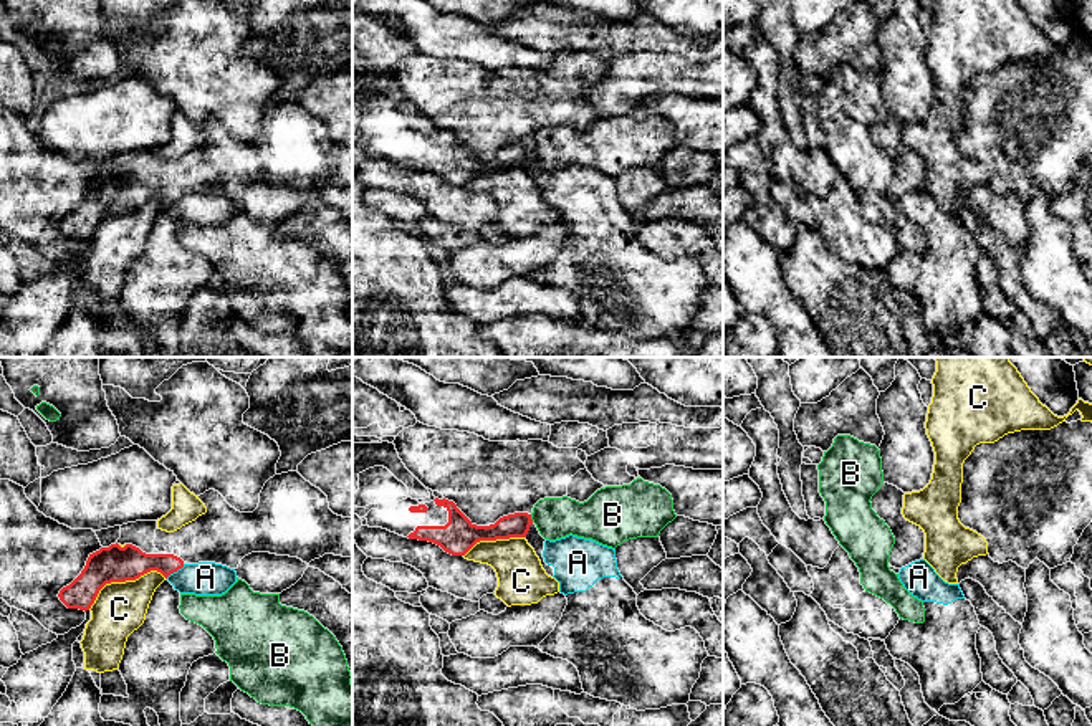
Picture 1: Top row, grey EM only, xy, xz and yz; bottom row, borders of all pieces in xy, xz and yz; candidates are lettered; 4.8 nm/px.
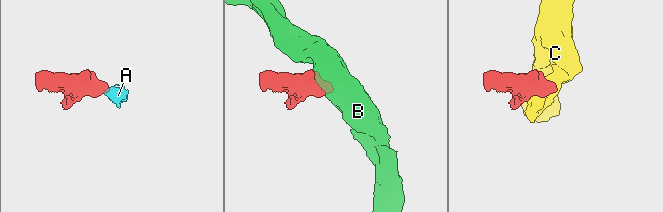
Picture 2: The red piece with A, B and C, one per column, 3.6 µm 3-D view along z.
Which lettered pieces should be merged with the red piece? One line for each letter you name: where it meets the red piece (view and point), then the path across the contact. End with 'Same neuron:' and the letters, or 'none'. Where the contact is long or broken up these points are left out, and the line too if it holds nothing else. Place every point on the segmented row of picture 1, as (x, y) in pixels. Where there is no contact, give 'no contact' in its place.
Same neuron: none

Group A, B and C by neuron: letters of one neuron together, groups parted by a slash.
A / B / C

